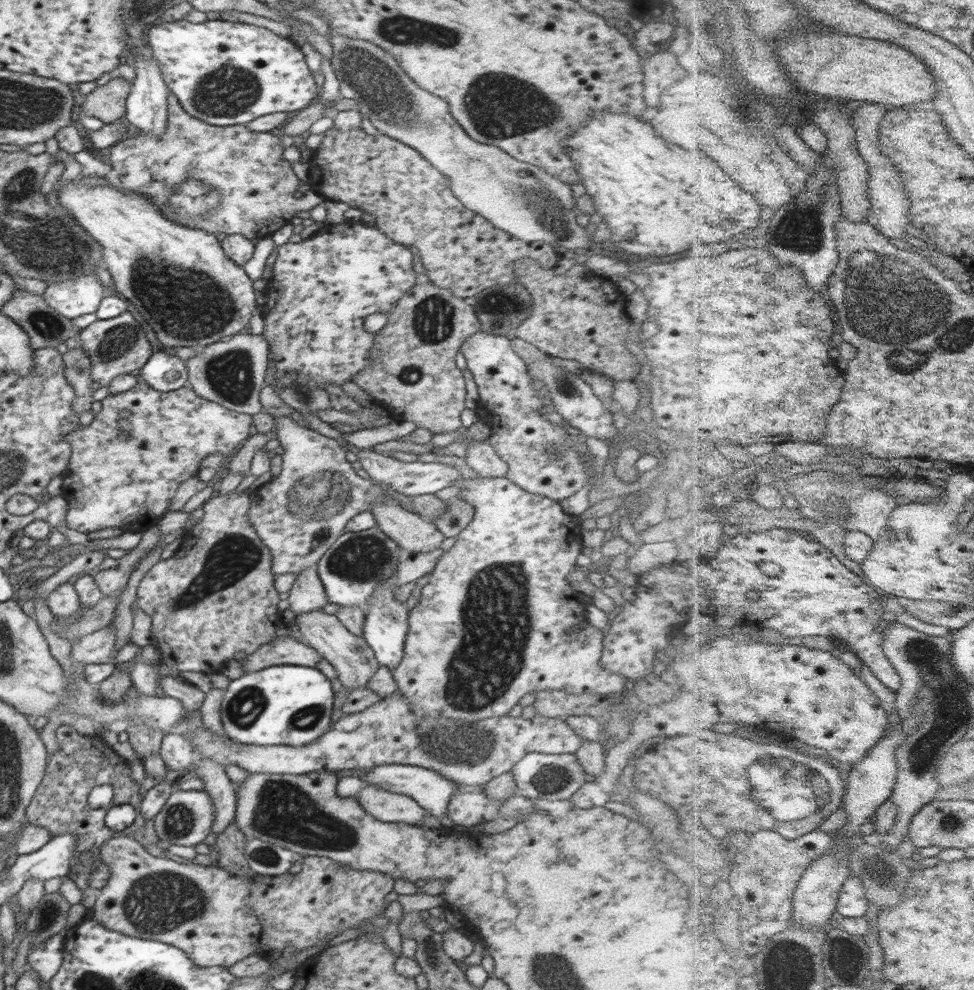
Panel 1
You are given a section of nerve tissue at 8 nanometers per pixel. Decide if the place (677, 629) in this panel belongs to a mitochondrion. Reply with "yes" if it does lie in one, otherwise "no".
no

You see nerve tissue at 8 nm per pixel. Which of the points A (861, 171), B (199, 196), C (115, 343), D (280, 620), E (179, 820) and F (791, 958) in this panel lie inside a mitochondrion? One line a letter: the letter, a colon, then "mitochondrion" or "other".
A: other
B: mitochondrion
C: mitochondrion
D: other
E: mitochondrion
F: mitochondrion

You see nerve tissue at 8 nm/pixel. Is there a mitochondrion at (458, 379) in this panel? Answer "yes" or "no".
no

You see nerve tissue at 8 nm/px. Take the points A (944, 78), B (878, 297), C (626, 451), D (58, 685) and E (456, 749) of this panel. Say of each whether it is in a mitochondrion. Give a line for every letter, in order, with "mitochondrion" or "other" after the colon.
A: other
B: mitochondrion
C: other
D: other
E: mitochondrion

